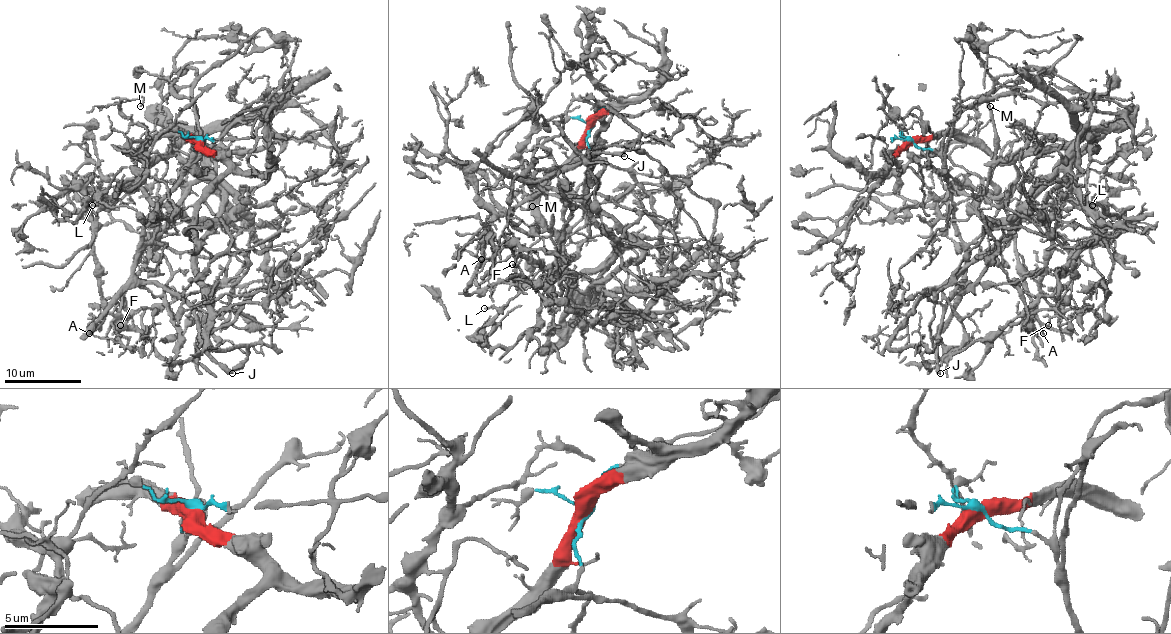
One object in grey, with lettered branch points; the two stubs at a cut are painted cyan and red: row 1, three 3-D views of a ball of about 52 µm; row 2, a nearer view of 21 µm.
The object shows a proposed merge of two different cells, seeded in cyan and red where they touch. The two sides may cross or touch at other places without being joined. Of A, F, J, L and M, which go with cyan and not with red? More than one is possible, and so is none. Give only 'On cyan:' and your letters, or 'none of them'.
On cyan: J

